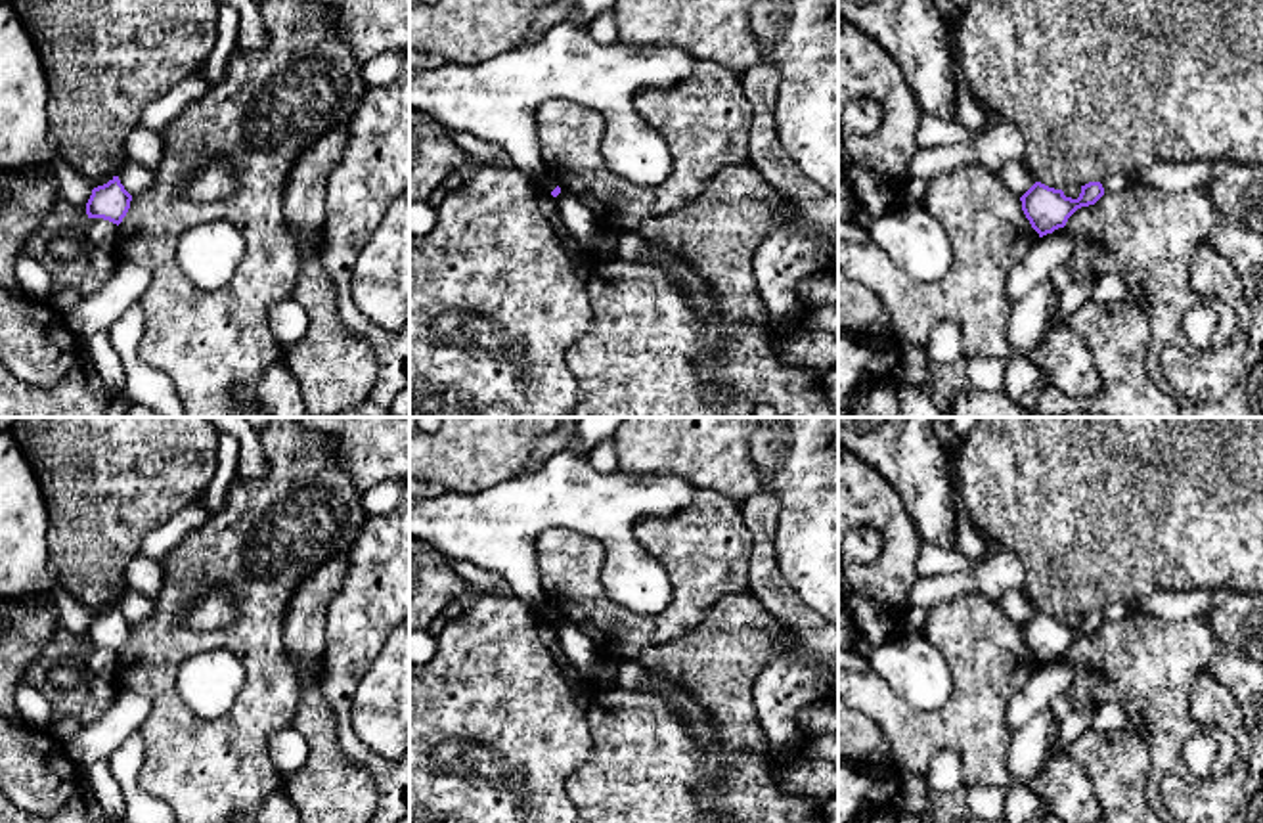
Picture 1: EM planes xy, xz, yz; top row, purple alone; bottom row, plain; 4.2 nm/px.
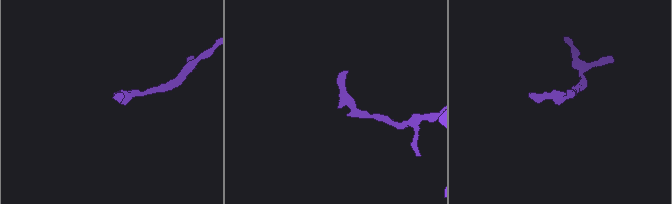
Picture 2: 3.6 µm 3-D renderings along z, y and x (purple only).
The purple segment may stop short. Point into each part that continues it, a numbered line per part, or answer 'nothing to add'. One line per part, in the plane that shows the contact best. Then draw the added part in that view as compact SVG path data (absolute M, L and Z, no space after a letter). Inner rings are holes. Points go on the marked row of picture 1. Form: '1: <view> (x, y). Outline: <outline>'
nothing to add

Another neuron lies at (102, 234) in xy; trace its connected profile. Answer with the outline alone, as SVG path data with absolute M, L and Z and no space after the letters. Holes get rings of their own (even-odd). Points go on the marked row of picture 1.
M90 218L86 226L86 239L92 247L98 249L113 249L117 243L119 226L103 220L103 218Z

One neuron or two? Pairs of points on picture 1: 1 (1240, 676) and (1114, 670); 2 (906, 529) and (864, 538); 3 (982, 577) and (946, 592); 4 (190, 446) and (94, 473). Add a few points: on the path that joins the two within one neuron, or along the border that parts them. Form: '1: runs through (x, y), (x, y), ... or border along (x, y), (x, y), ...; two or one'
1: runs through (1210, 663), (1145, 663); one
2: border along (858, 527), (869, 527), (883, 540), (873, 563); two
3: runs through (973, 582), (955, 586); one
4: runs through (167, 446), (121, 446), (117, 450); one

